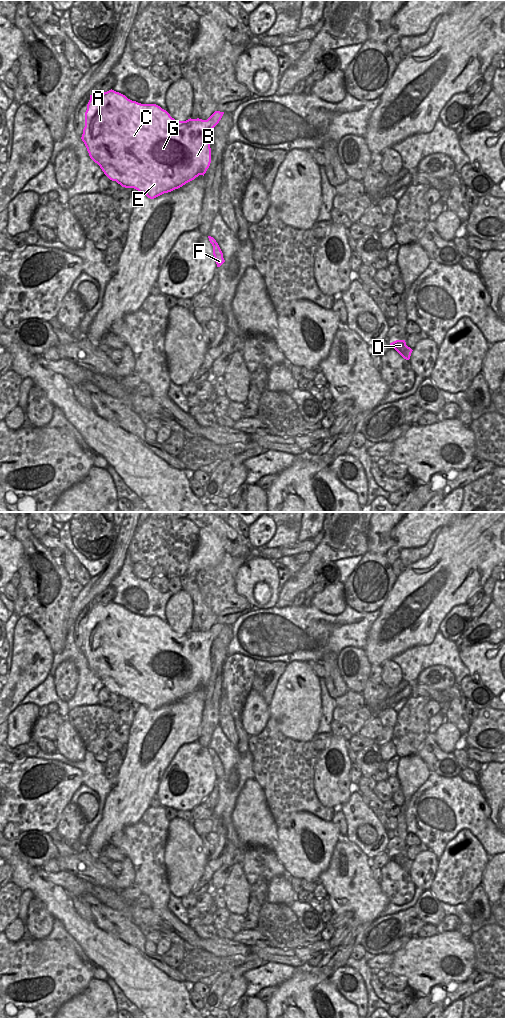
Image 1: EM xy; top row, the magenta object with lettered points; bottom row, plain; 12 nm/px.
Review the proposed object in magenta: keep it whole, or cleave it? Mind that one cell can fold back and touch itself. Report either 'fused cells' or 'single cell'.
single cell

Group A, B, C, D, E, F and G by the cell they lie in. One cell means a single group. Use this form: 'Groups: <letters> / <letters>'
Groups: A B C D E F G

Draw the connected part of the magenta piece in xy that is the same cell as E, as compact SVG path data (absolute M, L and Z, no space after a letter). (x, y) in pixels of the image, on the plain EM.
M111 601L90 607L81 651L90 670L110 692L116 693L122 699L134 700L154 711L182 699L199 687L204 688L211 675L210 648L223 626L224 624L215 623L207 632L190 630L177 633L156 616L141 616Z

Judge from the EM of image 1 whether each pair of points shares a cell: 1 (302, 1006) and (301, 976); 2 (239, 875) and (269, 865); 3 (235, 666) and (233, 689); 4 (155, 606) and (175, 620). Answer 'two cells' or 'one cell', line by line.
1: one cell
2: two cells
3: one cell
4: two cells

